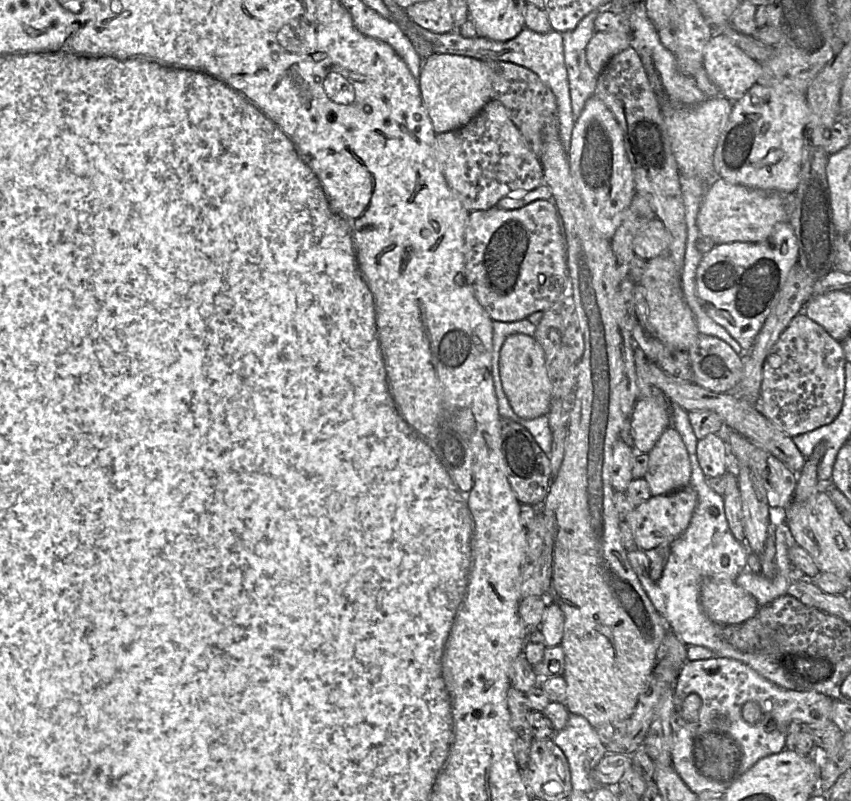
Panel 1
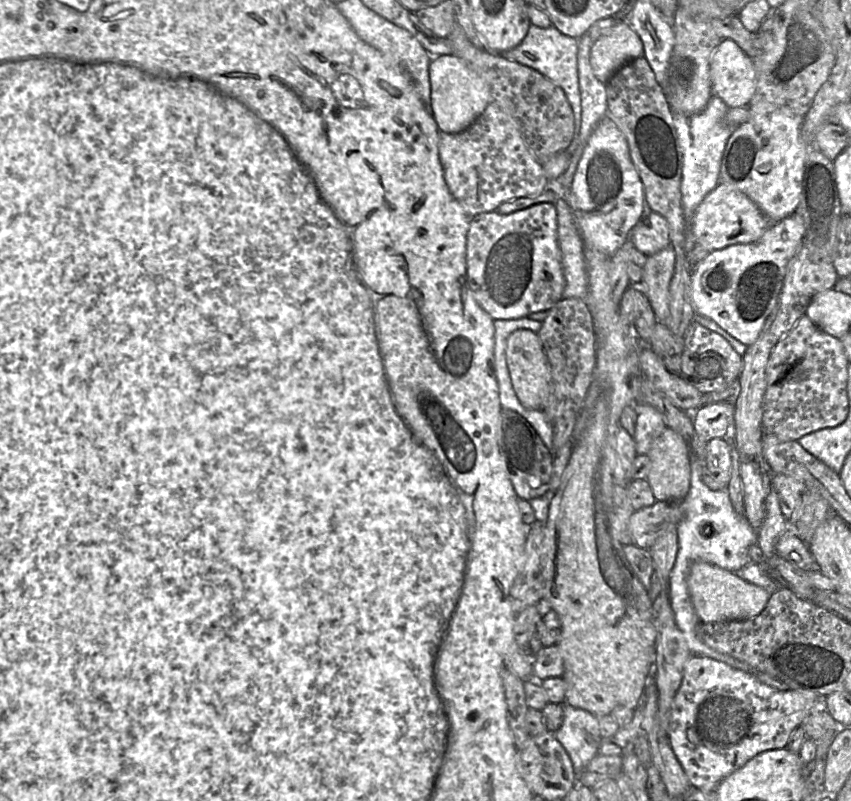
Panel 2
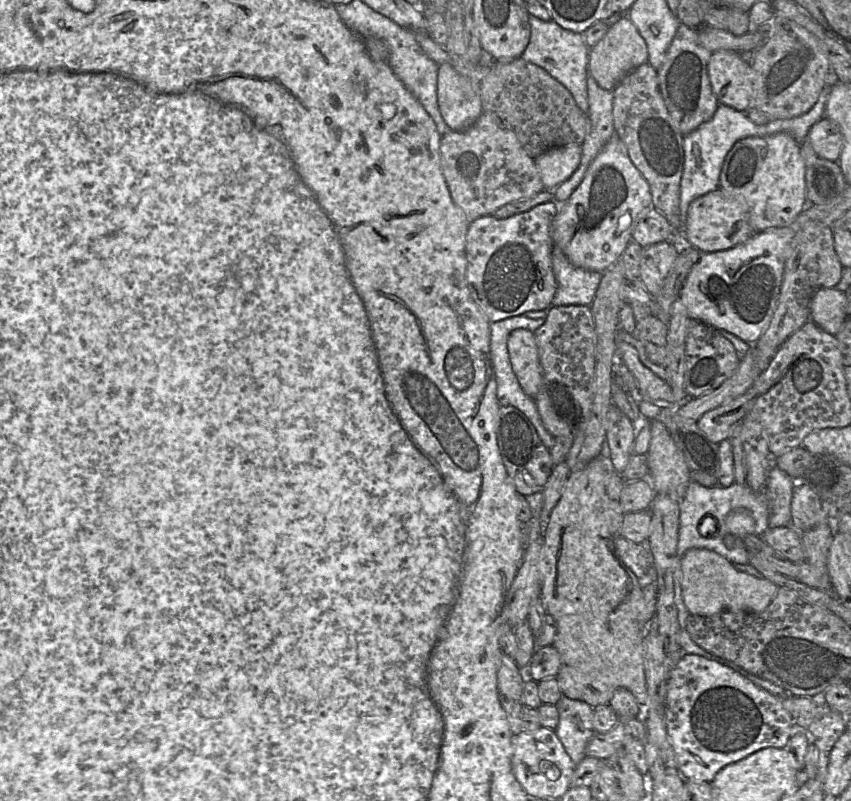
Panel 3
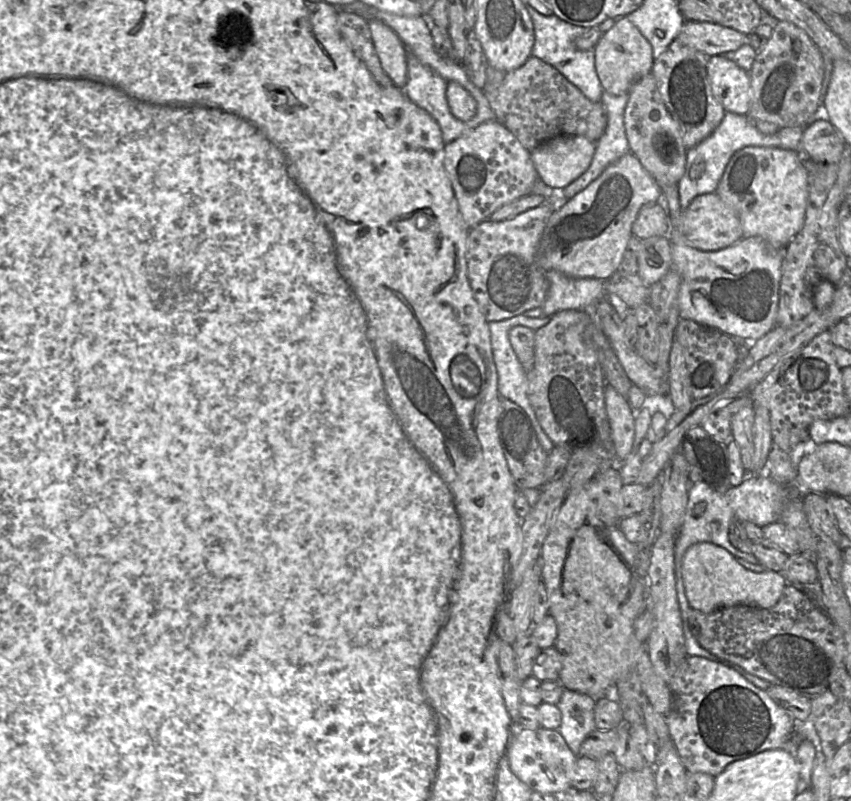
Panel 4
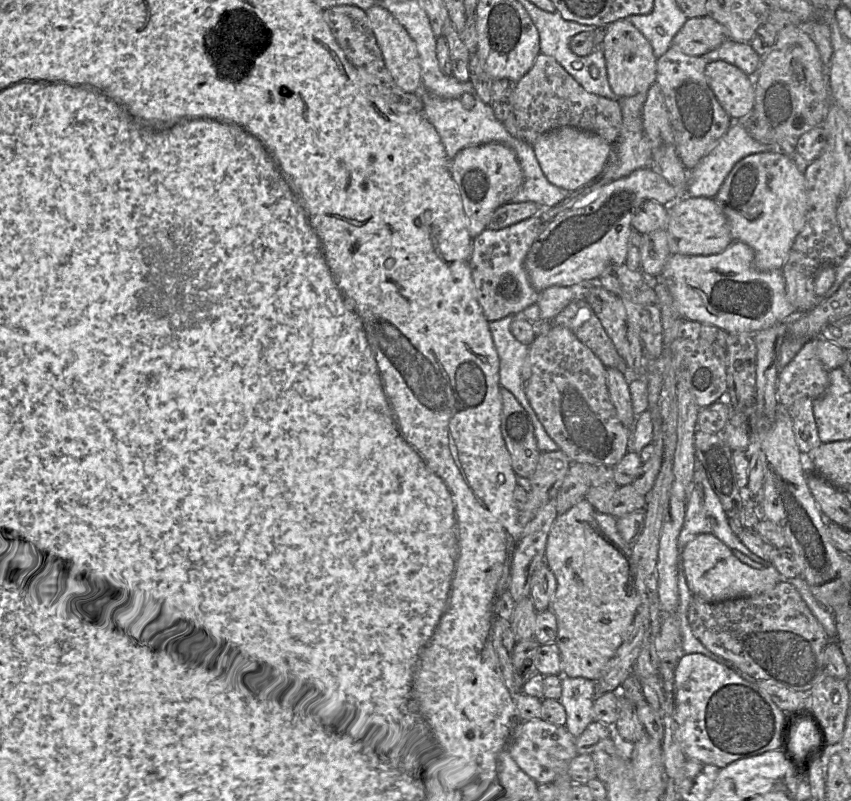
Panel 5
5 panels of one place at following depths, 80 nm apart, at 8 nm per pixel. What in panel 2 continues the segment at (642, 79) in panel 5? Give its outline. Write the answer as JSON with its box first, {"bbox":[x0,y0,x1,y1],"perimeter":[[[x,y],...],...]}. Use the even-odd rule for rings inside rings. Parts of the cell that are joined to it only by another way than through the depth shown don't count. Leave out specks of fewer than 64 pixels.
{"bbox":[590,21,644,84],"perimeter":[[[619,21],[609,33],[595,40],[590,49],[590,66],[595,77],[606,84],[624,64],[644,57],[639,35],[625,21]]]}

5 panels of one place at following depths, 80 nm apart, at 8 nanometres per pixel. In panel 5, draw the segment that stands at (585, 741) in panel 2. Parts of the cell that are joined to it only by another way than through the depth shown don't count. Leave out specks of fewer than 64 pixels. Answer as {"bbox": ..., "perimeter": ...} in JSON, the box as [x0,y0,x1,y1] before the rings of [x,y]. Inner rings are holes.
{"bbox":[561,678,595,739],"perimeter":[[[561,678],[561,698],[566,713],[565,728],[577,739],[593,722],[595,681],[585,678]]]}

